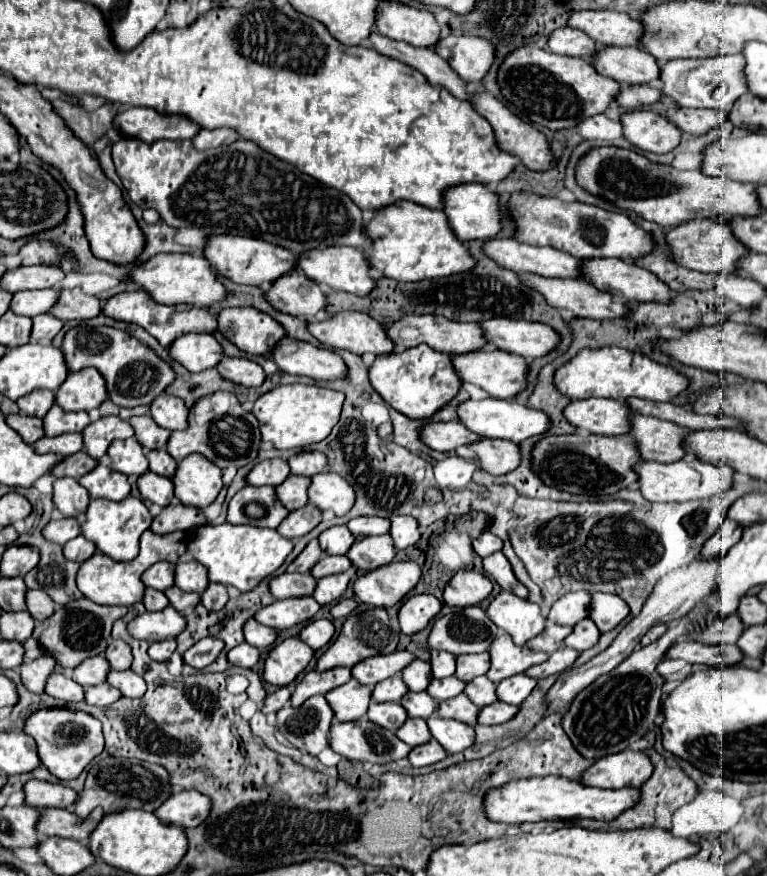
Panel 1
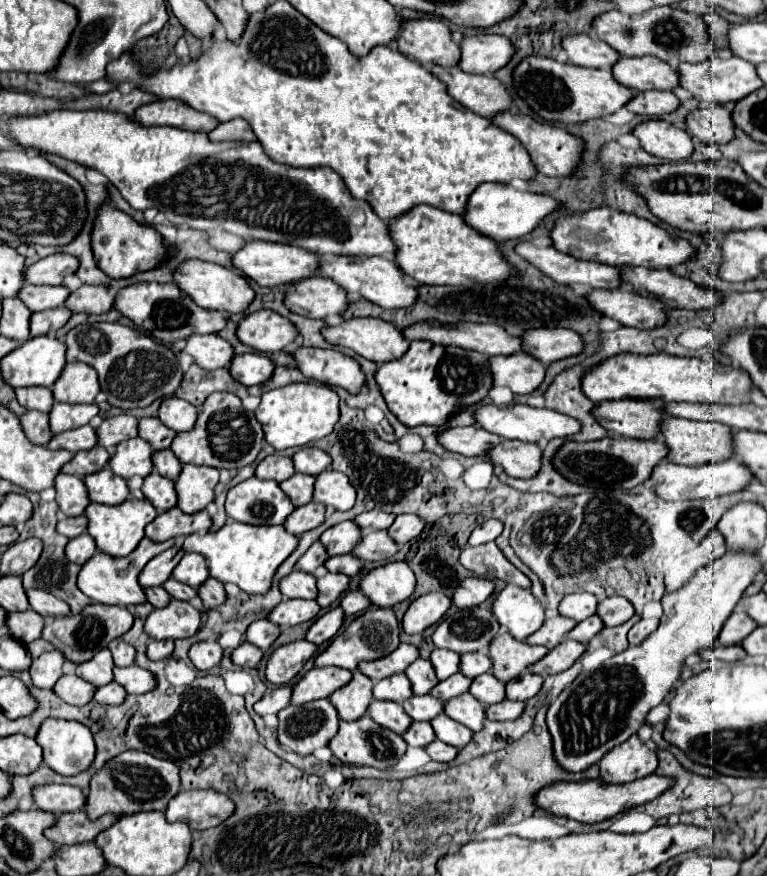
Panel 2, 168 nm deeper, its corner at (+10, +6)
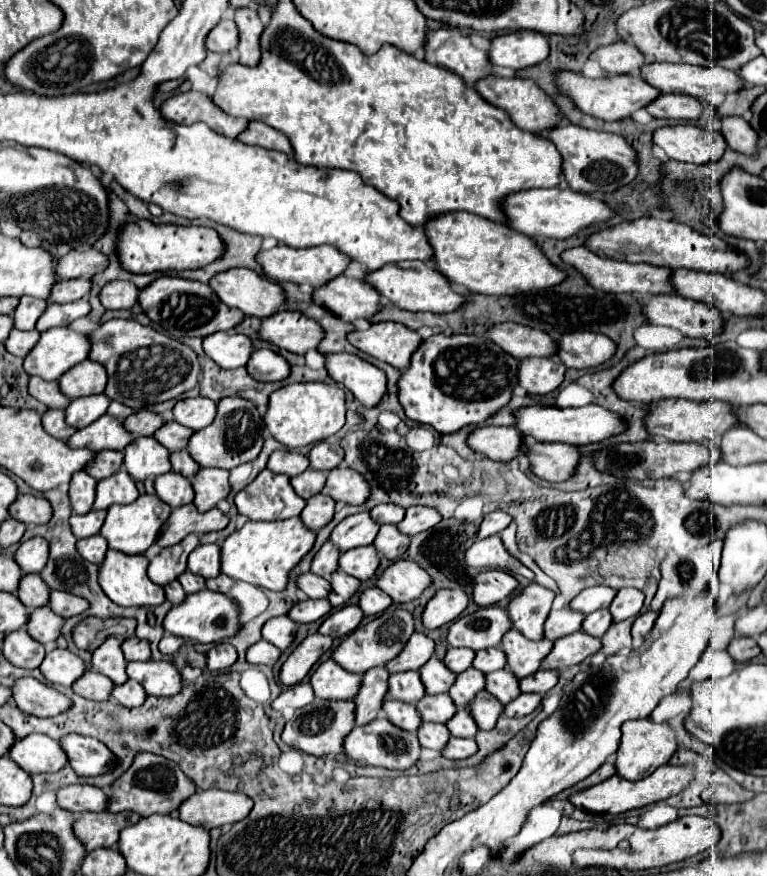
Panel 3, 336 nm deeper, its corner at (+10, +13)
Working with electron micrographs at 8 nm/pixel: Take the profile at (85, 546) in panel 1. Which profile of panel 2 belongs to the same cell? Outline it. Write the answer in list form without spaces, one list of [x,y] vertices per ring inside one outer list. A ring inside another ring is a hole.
[[[81,534],[81,536],[73,538],[65,548],[67,560],[69,562],[77,562],[77,564],[85,564],[95,552],[97,552],[95,540],[89,534]]]

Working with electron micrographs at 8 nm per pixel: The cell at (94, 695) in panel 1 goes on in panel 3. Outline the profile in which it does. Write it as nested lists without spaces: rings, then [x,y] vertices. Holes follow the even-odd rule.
[[[127,679],[125,683],[113,687],[111,697],[113,697],[115,701],[119,701],[121,705],[125,705],[125,707],[135,707],[135,705],[141,705],[141,703],[145,701],[147,693],[145,693],[145,689],[143,689],[137,681]]]

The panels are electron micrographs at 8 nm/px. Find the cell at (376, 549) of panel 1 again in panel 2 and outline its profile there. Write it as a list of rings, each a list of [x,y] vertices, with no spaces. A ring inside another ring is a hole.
[[[387,530],[365,534],[363,540],[353,550],[353,554],[365,562],[385,562],[391,560],[397,552],[399,546],[395,544],[395,540],[391,540]]]

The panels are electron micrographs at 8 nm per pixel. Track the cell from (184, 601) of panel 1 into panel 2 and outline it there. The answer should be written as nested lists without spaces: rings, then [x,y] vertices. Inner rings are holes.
[[[169,578],[169,580],[163,584],[163,588],[165,588],[173,598],[177,598],[177,600],[191,600],[191,598],[197,596],[197,590],[193,590],[193,588],[187,586],[187,584],[177,582],[175,578]]]

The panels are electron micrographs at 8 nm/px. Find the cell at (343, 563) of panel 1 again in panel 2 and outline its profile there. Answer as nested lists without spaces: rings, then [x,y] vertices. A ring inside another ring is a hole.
[[[345,554],[345,556],[333,556],[325,562],[325,568],[329,572],[341,572],[341,574],[347,574],[349,578],[357,576],[363,568],[363,564],[359,562],[357,556],[351,556],[351,554]]]

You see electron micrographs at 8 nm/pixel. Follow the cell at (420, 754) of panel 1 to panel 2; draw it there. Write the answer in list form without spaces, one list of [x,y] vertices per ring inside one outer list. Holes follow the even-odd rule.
[[[435,740],[433,744],[429,744],[429,746],[425,748],[425,752],[427,752],[433,760],[437,760],[437,762],[451,762],[451,760],[455,760],[455,756],[459,754],[459,748],[453,748],[453,746],[449,746],[449,744],[441,742],[441,740]]]

